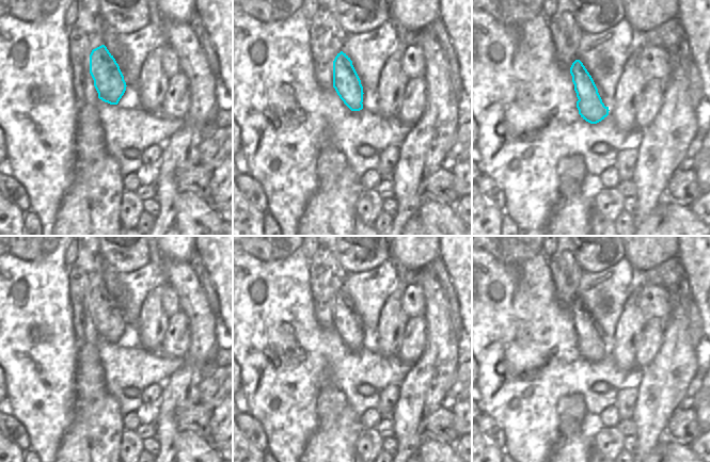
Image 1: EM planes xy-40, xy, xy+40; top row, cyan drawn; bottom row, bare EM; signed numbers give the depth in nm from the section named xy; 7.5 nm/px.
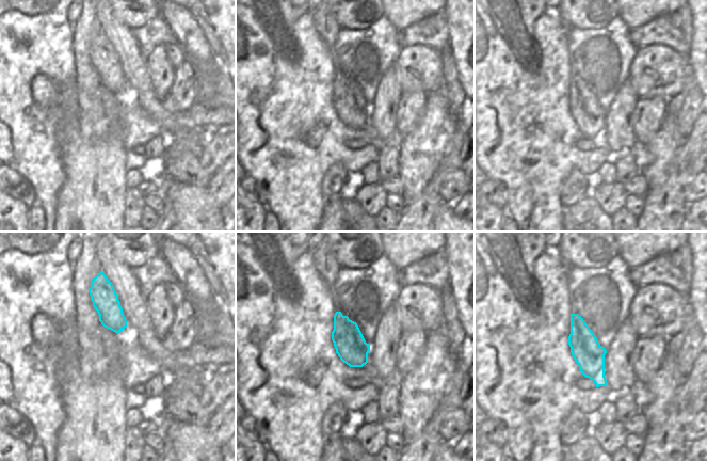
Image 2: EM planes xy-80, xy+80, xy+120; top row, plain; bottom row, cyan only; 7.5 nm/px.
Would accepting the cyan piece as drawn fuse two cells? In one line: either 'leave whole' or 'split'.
leave whole

